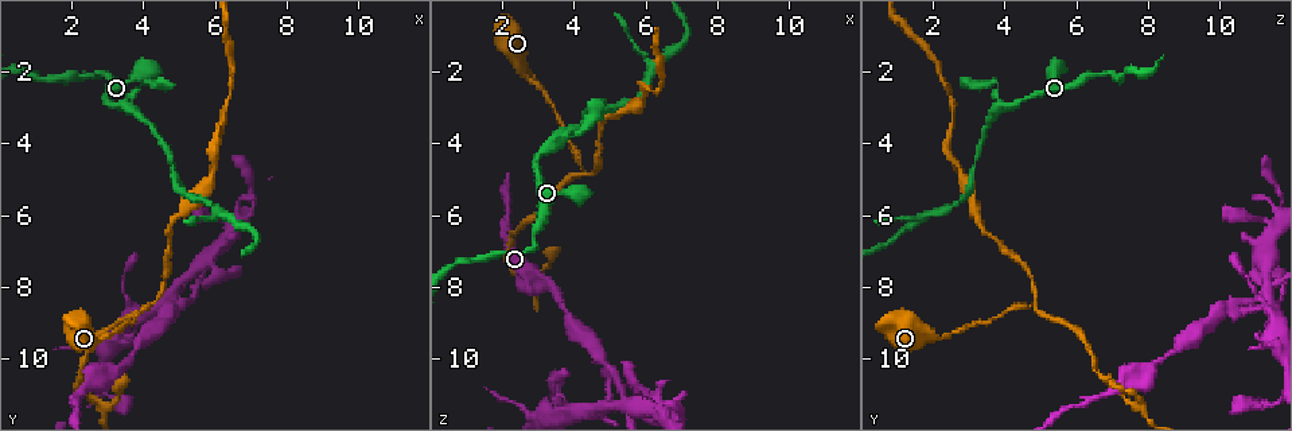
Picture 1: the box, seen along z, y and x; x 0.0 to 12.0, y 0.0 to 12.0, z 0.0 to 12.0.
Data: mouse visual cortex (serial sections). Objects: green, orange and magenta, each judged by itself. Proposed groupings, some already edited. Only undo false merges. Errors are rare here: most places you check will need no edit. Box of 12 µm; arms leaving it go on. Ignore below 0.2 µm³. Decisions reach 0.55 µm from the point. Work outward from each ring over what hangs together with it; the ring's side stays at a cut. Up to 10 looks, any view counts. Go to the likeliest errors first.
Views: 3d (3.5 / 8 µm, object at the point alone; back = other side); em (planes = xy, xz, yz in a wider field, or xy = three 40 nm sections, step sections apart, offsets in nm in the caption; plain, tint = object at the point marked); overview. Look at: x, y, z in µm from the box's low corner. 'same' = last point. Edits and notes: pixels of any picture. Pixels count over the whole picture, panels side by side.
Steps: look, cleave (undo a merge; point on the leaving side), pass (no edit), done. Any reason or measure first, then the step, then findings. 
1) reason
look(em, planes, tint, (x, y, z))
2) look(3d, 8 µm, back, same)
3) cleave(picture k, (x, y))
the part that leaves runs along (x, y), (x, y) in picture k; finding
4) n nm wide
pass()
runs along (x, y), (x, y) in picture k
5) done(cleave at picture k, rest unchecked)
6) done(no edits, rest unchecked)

sharp bend
look(em, xy, step 5, tint, (4.2, 8.5, 4.7))

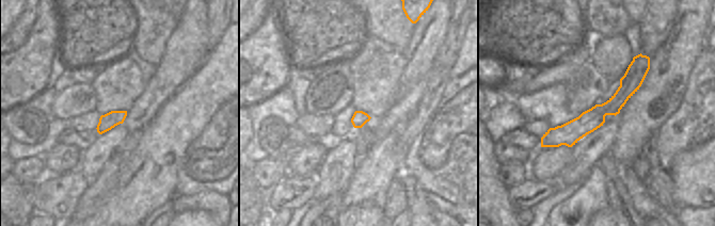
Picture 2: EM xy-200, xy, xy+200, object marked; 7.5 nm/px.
look(3d, 3.5 µm, same)

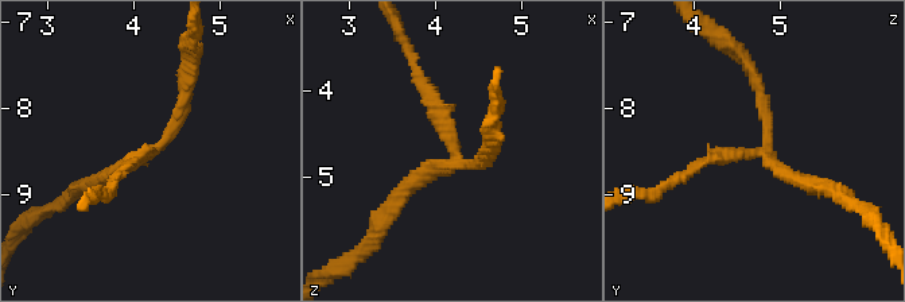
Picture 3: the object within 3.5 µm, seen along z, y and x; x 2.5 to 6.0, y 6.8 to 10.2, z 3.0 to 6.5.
pass()
runs along (117, 177), (171, 131), (187, 77) in picture 3; all the same cell

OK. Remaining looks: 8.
arms run side by side
look(3d, 8 µm, (4.8, 8.6, 10.2))

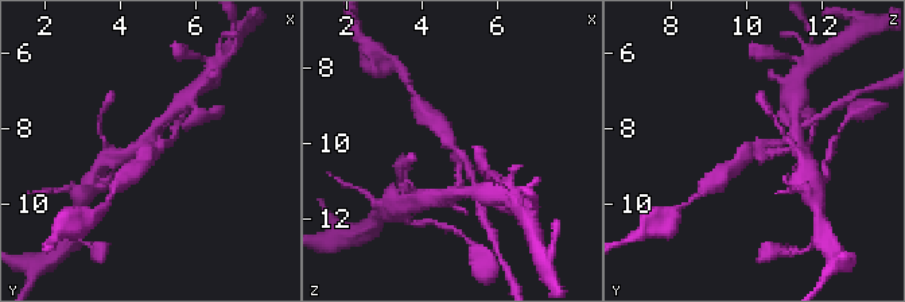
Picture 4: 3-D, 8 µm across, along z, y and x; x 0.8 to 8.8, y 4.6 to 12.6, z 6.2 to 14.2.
look(3d, 3.5 µm, (4.9, 8.6, 10.2))

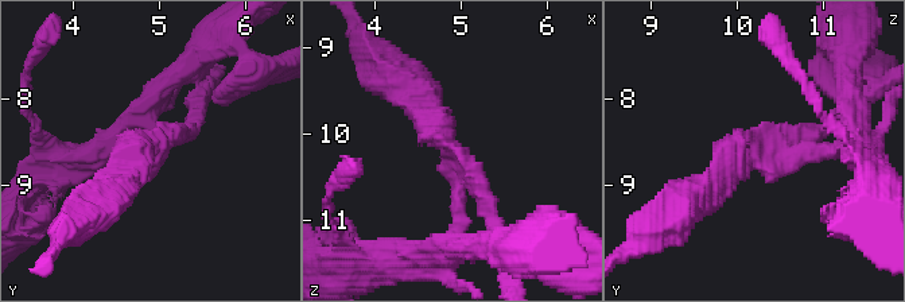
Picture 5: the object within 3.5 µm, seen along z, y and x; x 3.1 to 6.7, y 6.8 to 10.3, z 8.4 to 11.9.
arms of 200, 200, 400 nm
cleave(picture 5, (230, 81))
the part that leaves runs along (769, 161), (851, 143), (851, 103) in picture 5; a second cell is stuck on

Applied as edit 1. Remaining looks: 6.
sharp bend
look(3d, 8 µm, (2.9, 11.3, 7.8))

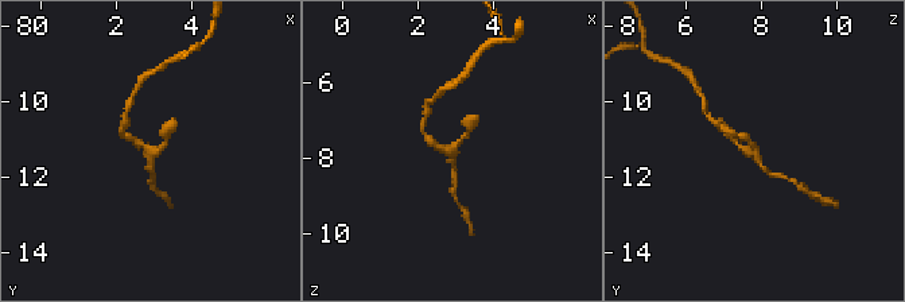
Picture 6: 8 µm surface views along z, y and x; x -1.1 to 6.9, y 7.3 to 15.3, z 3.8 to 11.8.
look(3d, 3.5 µm, (3.0, 11.3, 7.8))

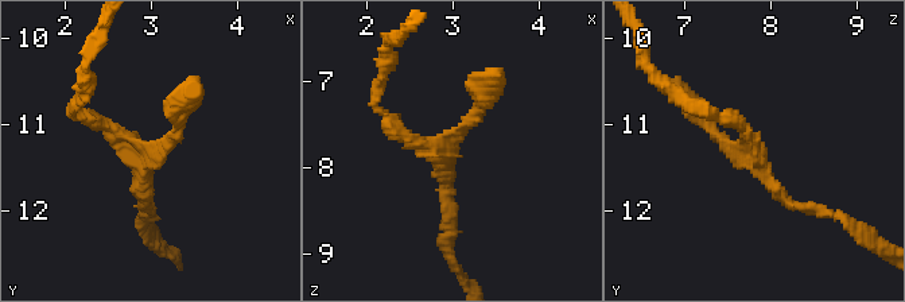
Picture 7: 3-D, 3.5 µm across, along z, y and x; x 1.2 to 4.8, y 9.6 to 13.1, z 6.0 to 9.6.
look(em, planes, tint, (2.85, 11.35, 7.80))

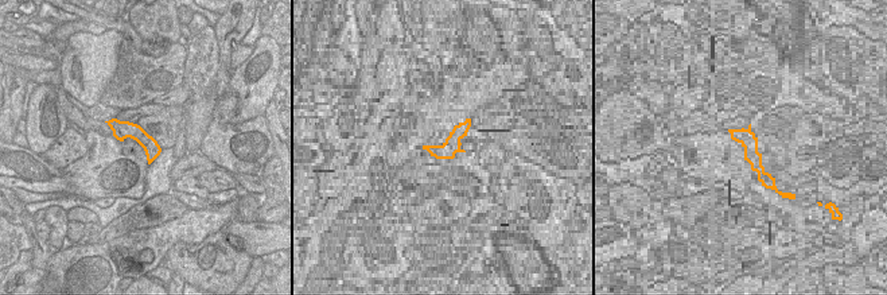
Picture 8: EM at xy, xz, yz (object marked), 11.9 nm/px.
pass()
runs along (377, 108), (443, 153), (481, 97) in picture 7; all the same cell

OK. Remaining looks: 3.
narrows sharply
look(3d, 3.5 µm, back, (2.1, 2.1, 7.1))

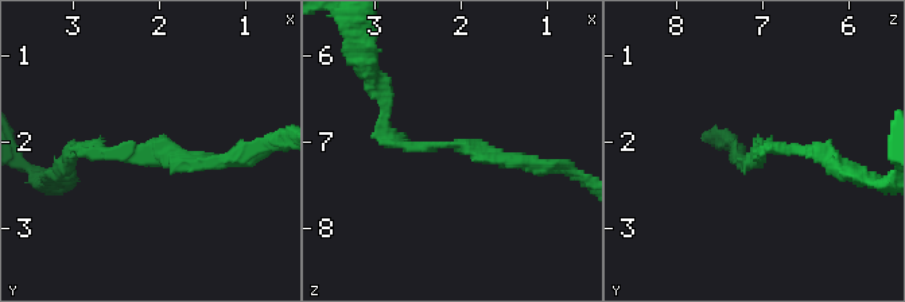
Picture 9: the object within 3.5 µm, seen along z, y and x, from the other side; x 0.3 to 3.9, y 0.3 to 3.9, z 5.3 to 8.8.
arms of 150, 200 nm; now the EM
look(em, xy, step 3, tint, (2.10, 2.10, 7.05))

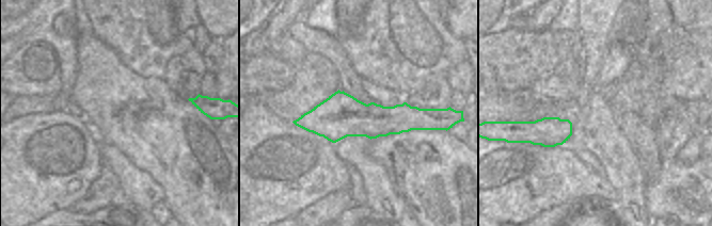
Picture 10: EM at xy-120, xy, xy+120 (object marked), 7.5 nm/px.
pass()
runs along (81, 150), (230, 162) in picture 9; one cell here

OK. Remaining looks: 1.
done(cleave at picture 5, rest unchecked)

